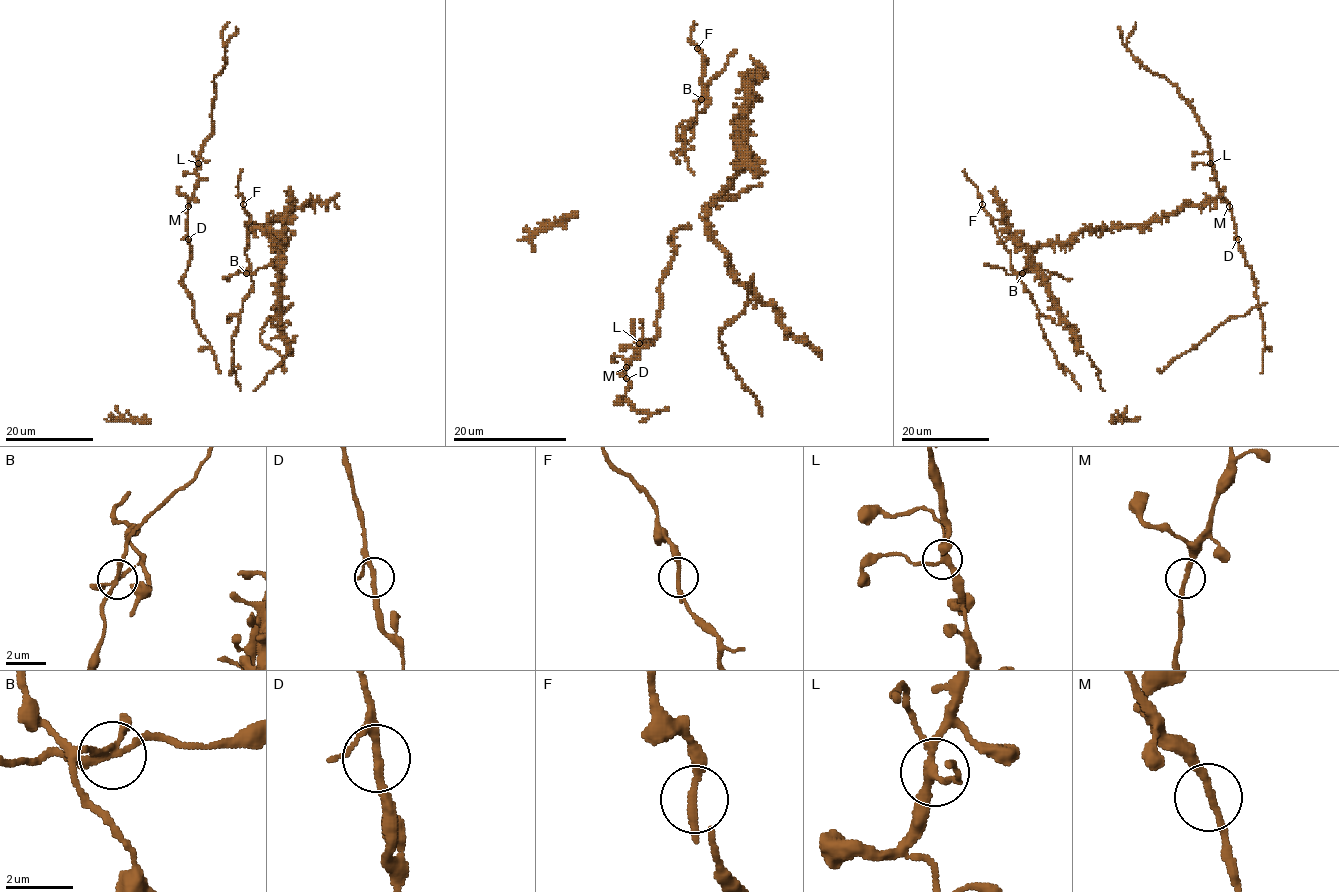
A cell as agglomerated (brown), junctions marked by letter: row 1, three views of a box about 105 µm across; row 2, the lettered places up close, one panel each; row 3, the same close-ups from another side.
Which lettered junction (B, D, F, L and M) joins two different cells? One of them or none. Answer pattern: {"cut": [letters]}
{"cut": ["B"]}

